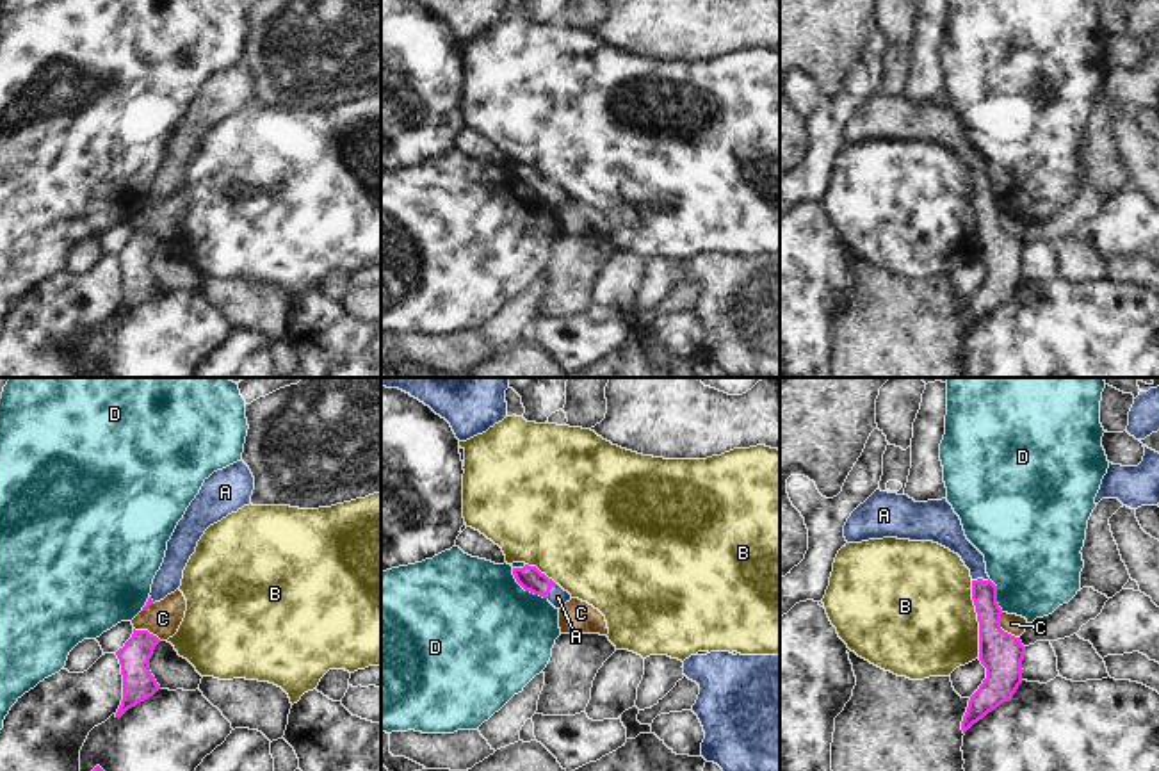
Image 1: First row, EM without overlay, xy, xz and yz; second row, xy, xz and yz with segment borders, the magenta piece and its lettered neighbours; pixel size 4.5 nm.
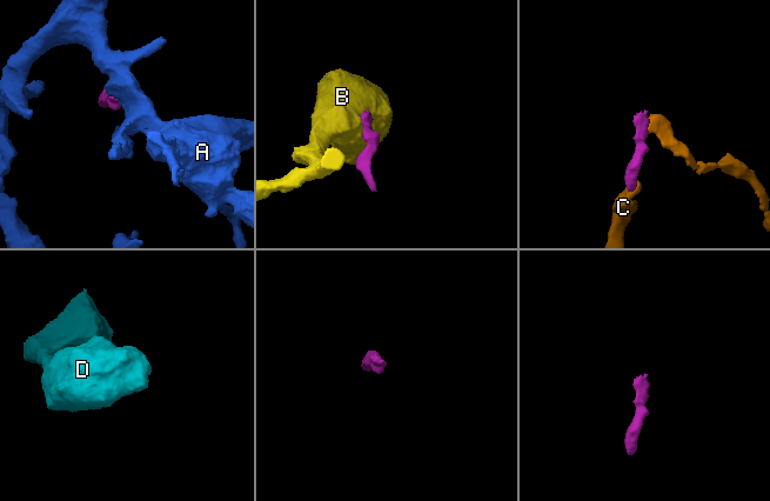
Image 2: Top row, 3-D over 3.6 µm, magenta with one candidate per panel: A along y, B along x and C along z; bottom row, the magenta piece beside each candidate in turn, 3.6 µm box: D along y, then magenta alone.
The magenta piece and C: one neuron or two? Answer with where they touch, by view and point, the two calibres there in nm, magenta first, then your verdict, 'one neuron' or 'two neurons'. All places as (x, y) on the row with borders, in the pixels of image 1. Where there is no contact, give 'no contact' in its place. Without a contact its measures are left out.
meets magenta in yz at (1001, 629); 190 nm thick on the magenta side, 90 nm on the other; two neurons

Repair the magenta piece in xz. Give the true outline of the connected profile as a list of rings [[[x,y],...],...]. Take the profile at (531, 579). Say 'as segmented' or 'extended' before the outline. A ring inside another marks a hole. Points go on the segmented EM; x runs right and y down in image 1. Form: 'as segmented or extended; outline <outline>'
extended; outline [[[513,563],[513,575],[516,582],[534,595],[547,598],[555,609],[561,609],[571,600],[571,595],[564,591],[559,584],[541,573],[536,566],[525,563]]]

